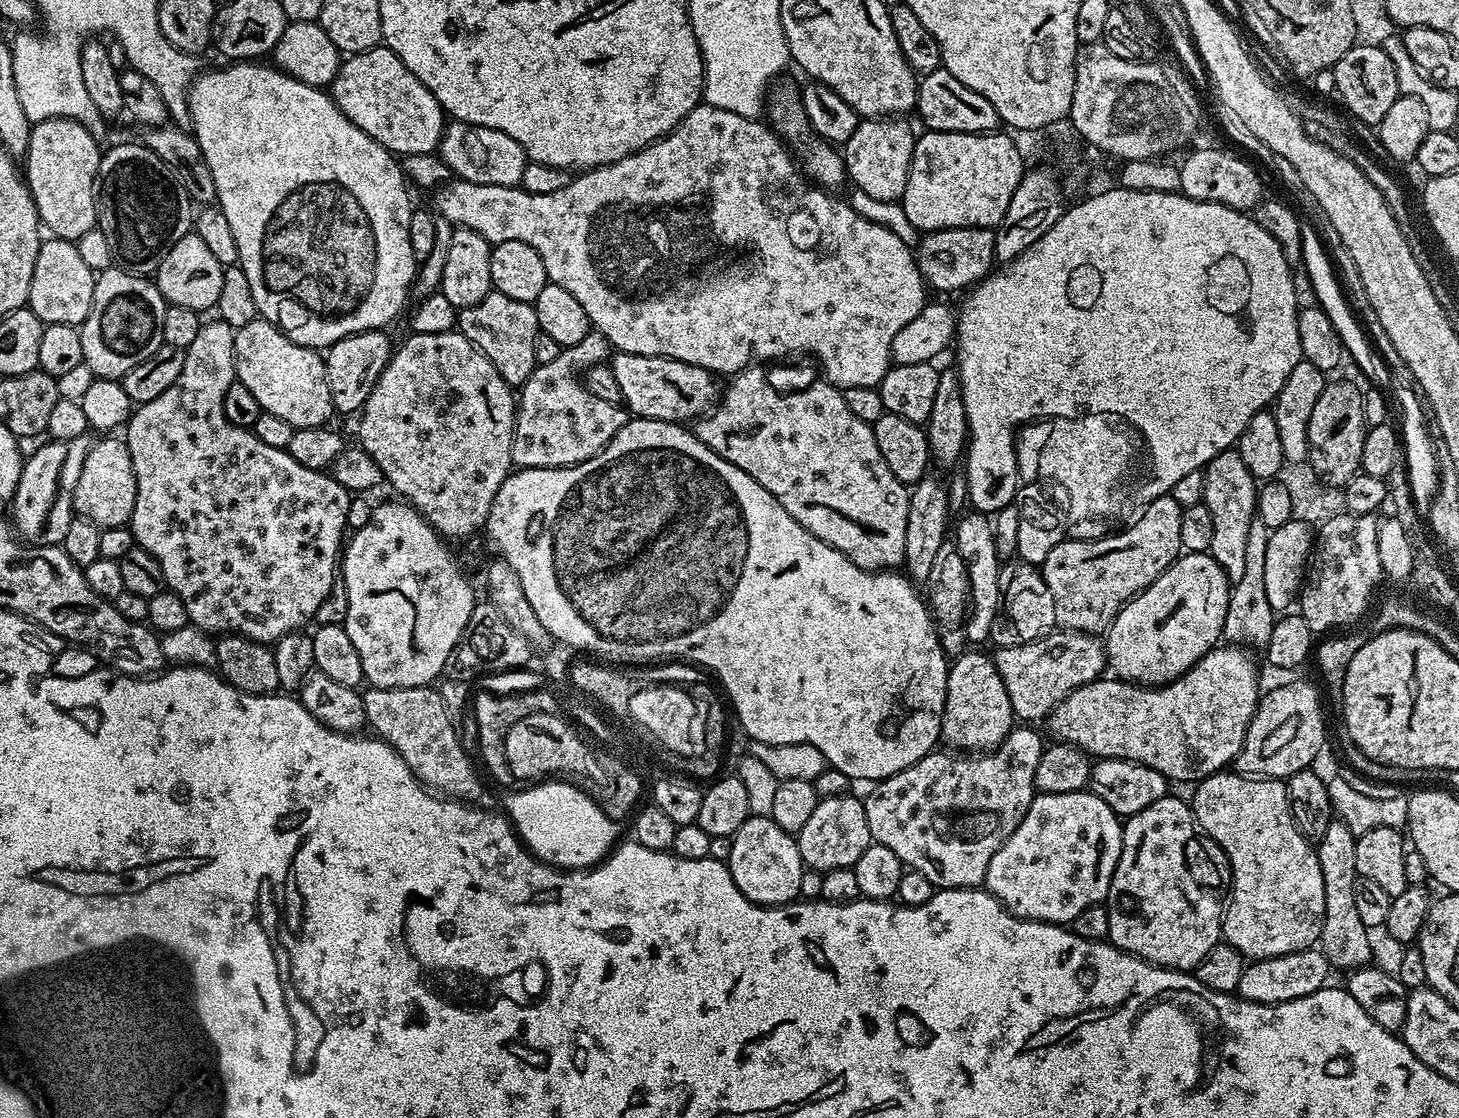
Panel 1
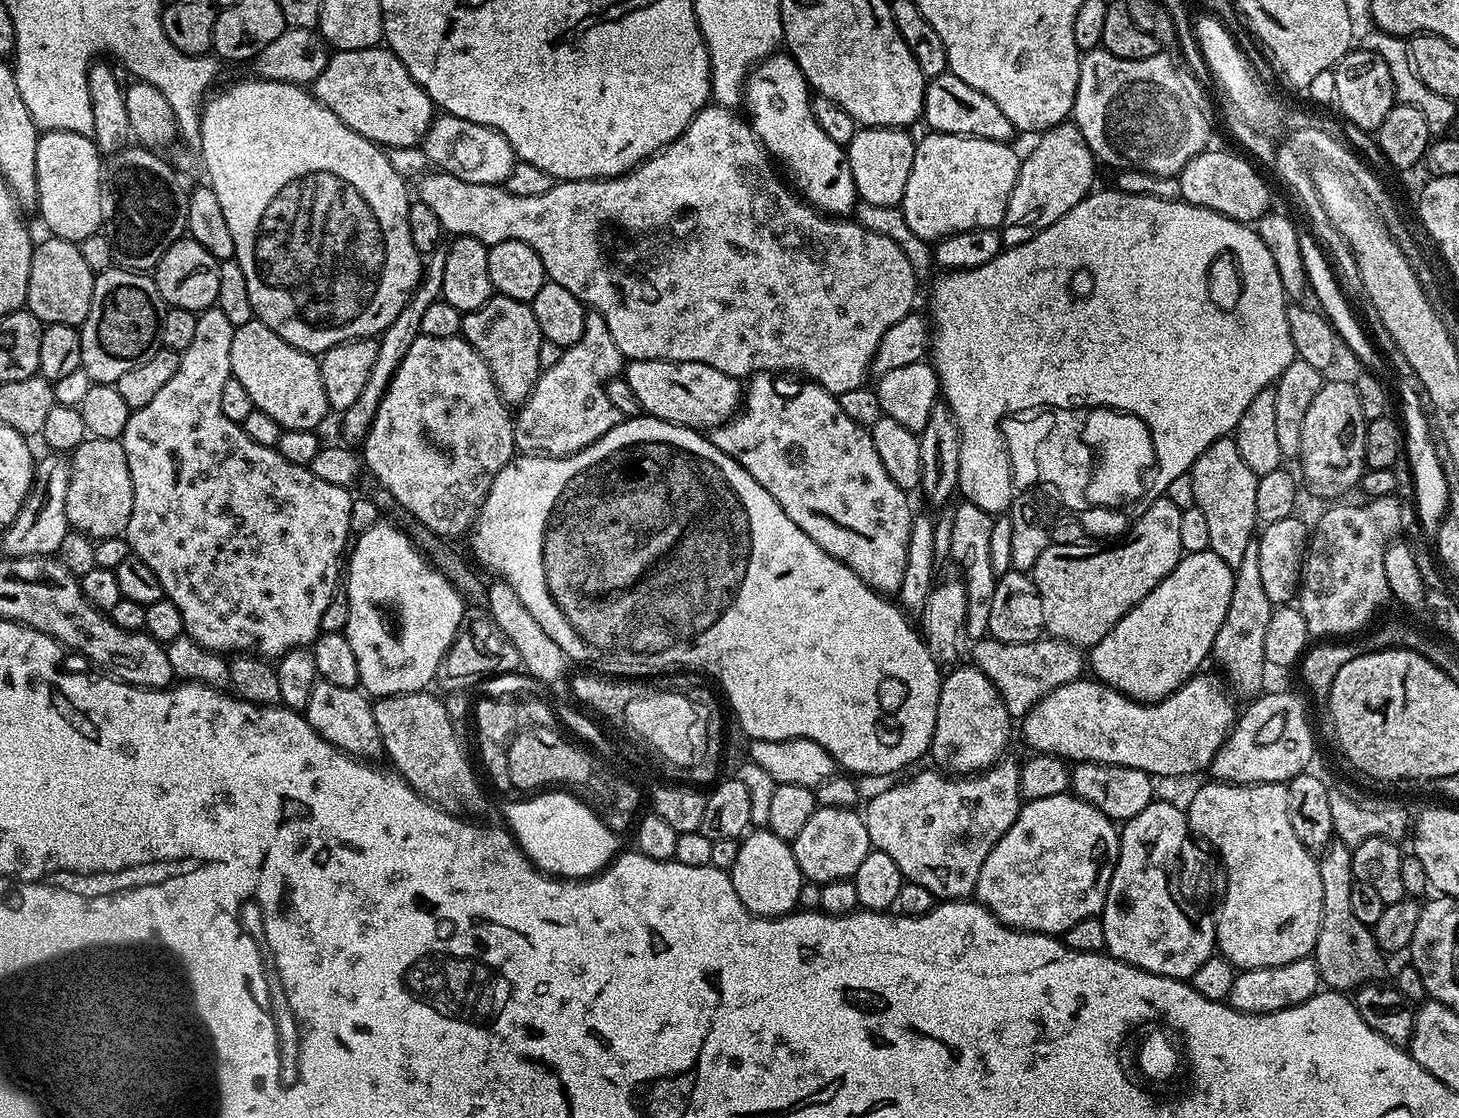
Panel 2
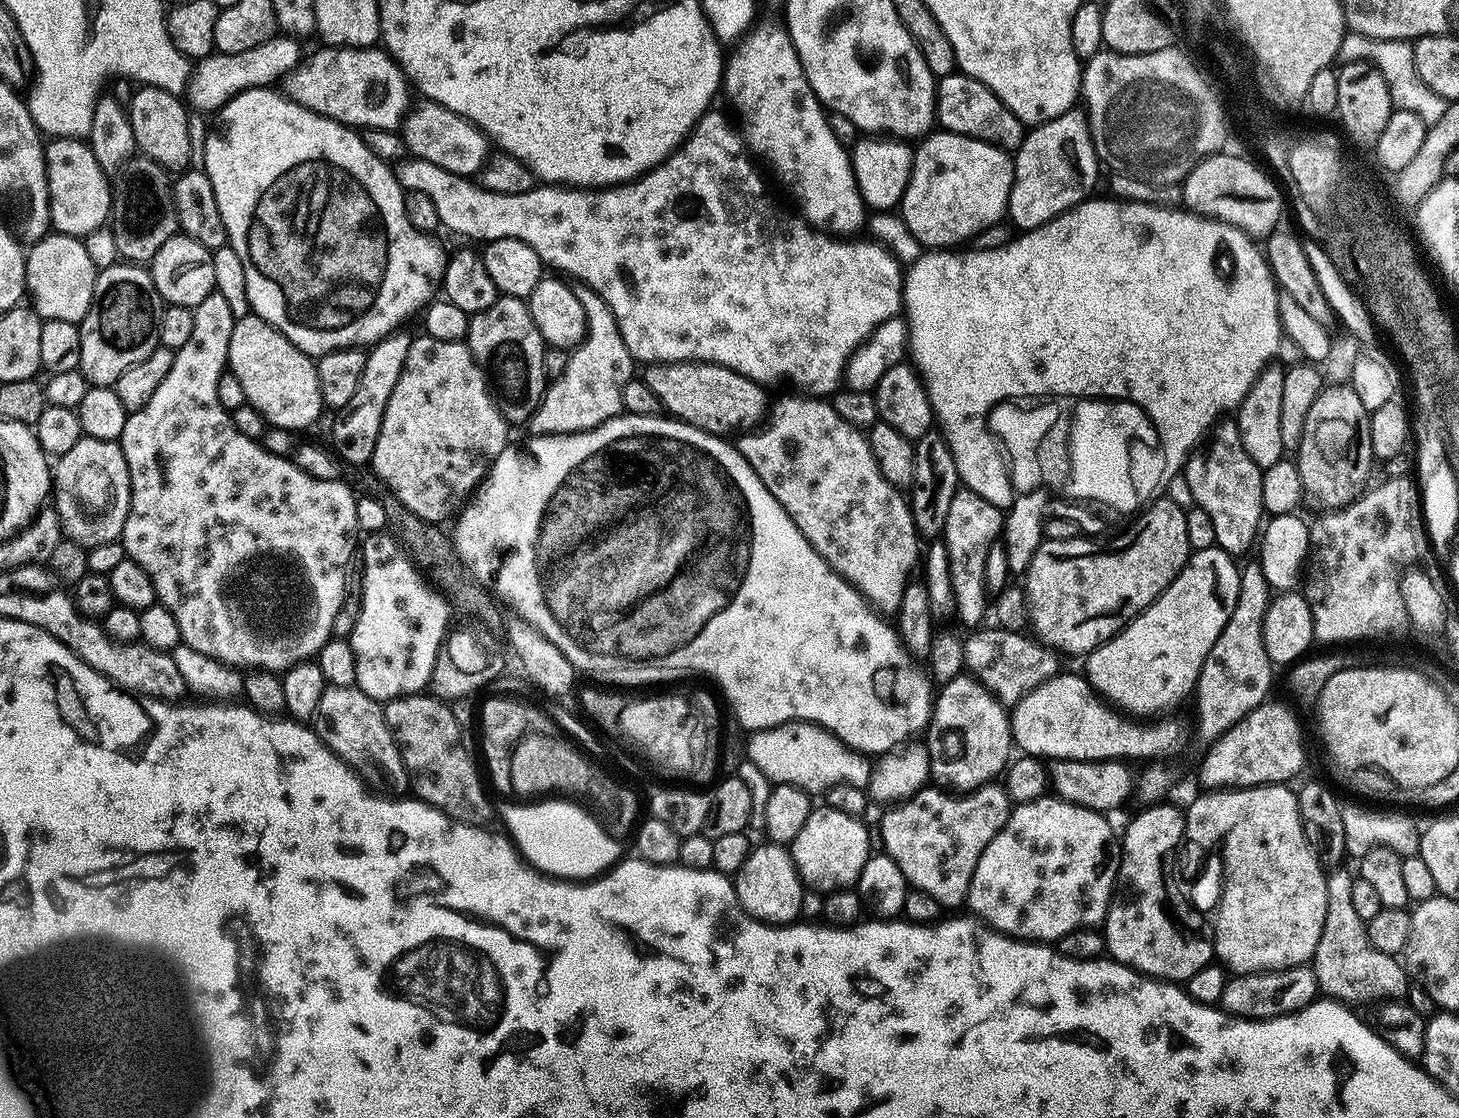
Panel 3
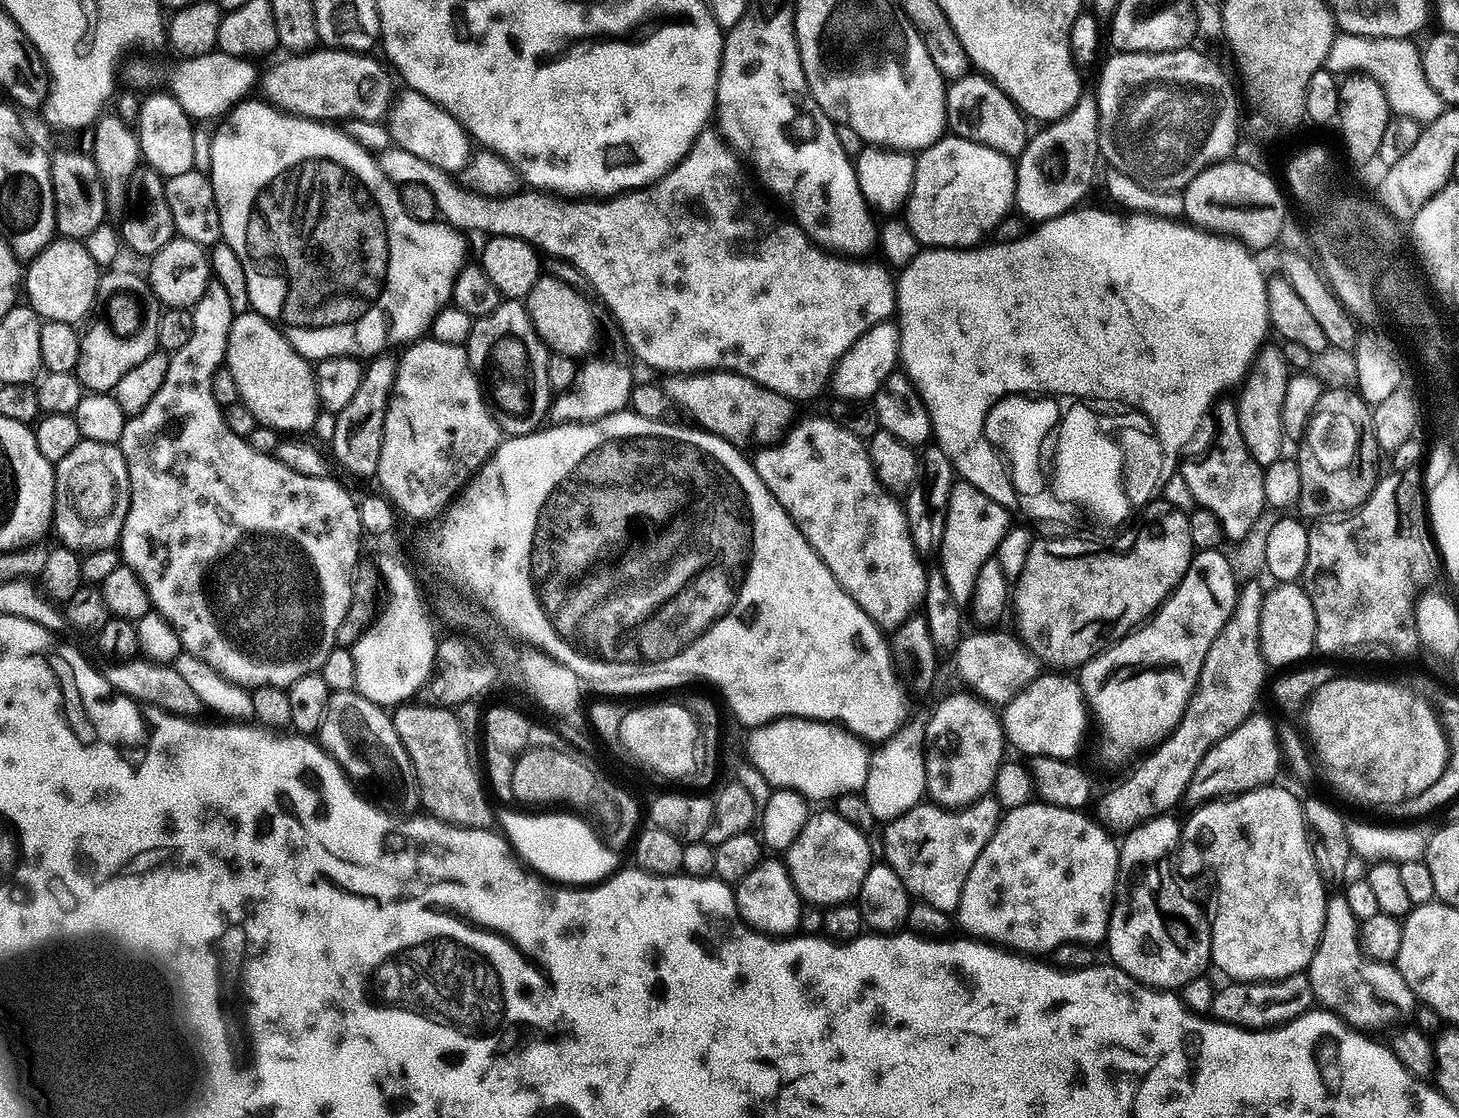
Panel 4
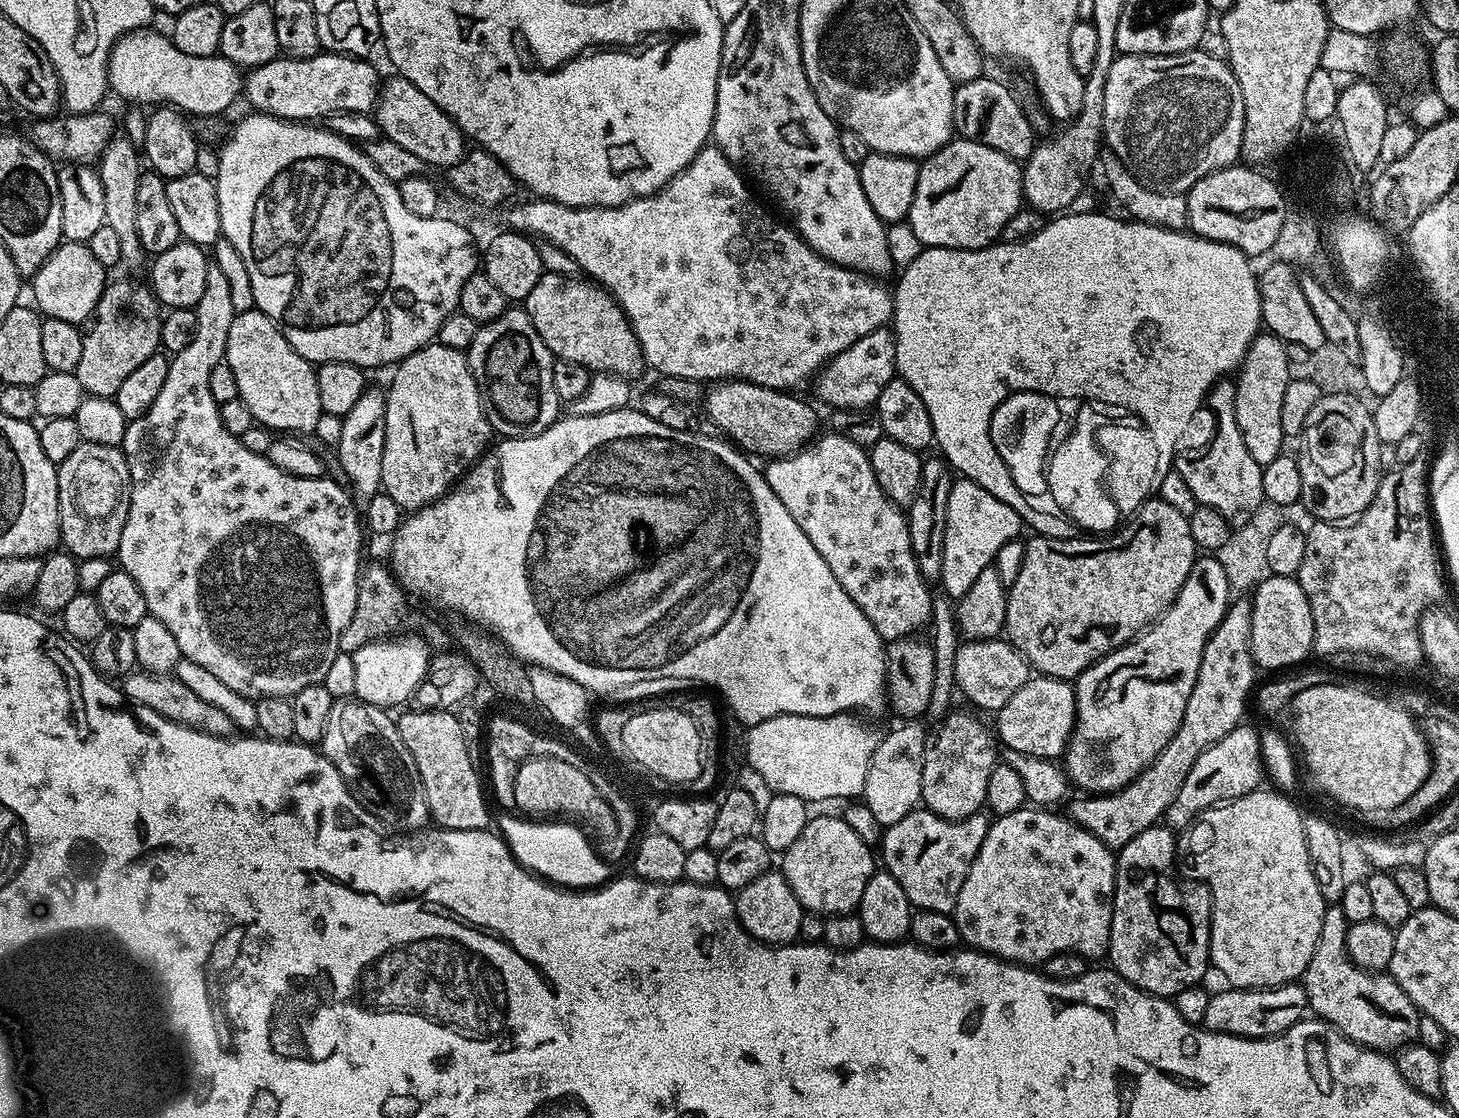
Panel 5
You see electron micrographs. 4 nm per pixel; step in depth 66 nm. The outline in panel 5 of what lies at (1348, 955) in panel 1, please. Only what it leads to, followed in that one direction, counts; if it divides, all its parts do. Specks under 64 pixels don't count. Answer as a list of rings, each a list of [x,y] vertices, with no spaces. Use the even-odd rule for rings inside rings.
[[[1339,906],[1325,907],[1320,940],[1302,977],[1308,1008],[1360,1047],[1370,1048],[1373,1052],[1395,1053],[1421,1039],[1422,1013],[1391,976],[1384,972],[1368,972],[1348,959],[1344,948],[1348,926],[1348,919]]]

